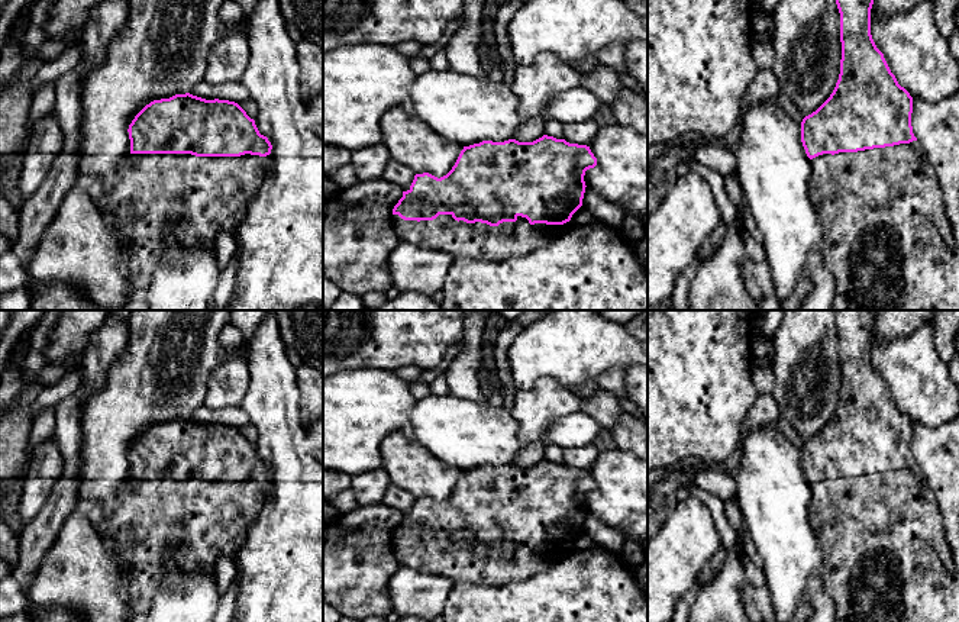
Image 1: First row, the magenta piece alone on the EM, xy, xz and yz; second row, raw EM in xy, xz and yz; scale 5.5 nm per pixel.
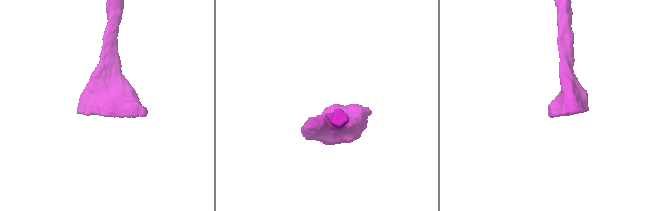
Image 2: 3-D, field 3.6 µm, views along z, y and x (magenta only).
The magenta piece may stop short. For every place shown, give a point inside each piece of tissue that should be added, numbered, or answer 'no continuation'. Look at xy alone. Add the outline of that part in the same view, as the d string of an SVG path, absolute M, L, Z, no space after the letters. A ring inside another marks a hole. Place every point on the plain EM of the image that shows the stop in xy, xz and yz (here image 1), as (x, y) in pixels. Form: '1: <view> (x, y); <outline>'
1: xy (202, 519); M127 478L117 489L117 506L106 513L94 507L90 521L101 538L117 550L123 565L120 593L130 606L132 619L148 615L162 583L162 554L174 547L177 563L184 570L216 568L220 554L233 558L243 545L249 523L265 502L269 483L196 481L191 478Z

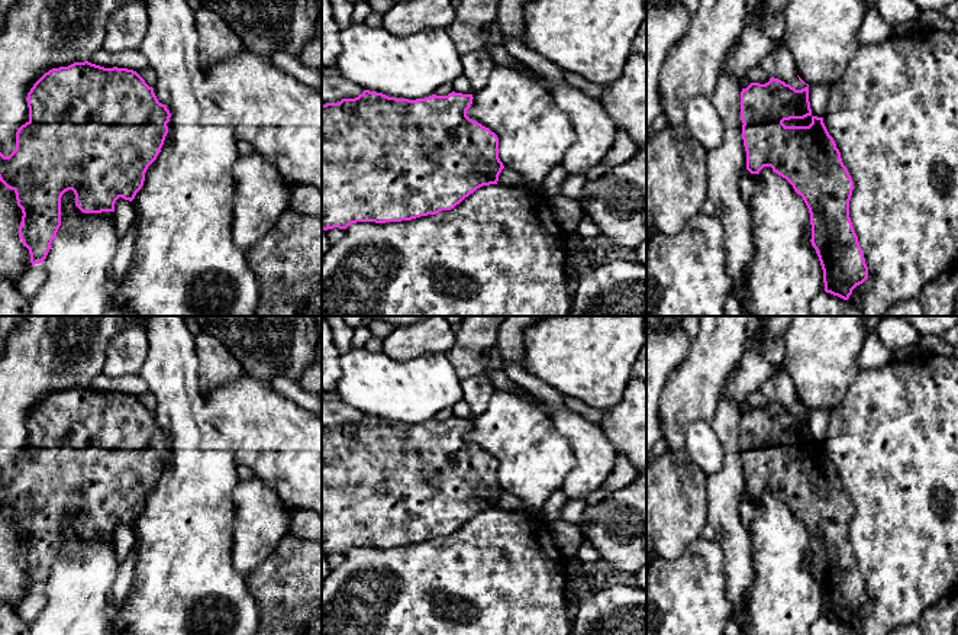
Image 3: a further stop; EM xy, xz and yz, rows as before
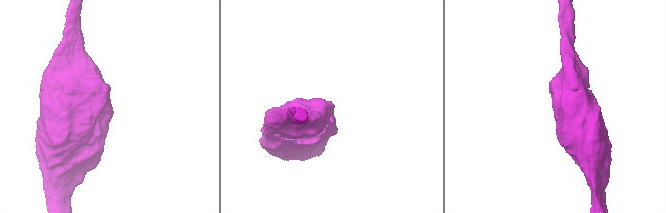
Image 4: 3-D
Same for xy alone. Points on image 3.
no continuation

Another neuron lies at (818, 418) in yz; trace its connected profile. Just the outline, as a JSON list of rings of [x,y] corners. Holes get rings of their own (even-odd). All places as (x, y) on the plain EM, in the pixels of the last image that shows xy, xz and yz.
[[[812,409],[809,412],[812,441],[823,442],[826,439],[830,412],[832,409]]]

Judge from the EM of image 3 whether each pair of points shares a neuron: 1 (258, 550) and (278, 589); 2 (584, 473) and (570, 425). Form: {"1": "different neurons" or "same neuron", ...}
{"1": "different neurons", "2": "same neuron"}

